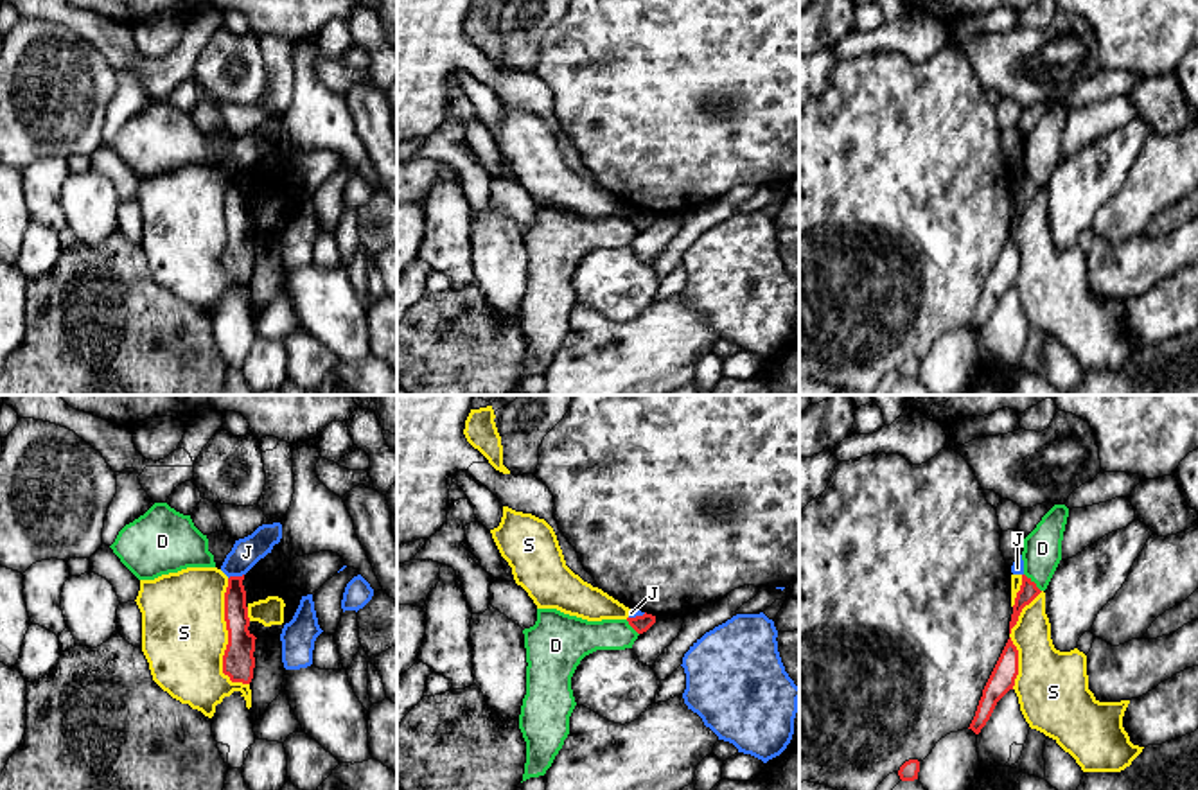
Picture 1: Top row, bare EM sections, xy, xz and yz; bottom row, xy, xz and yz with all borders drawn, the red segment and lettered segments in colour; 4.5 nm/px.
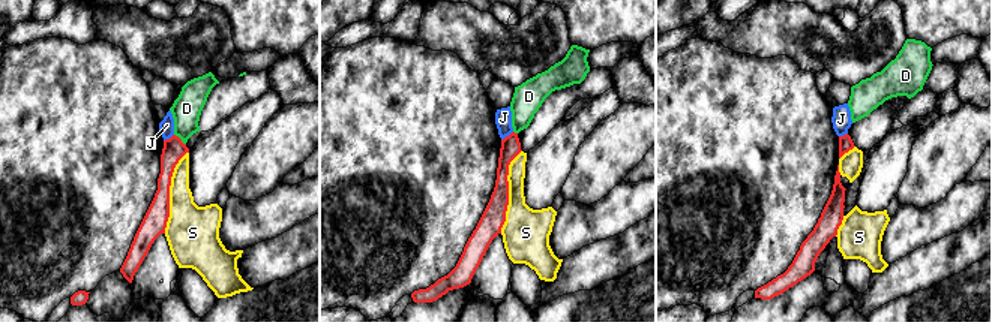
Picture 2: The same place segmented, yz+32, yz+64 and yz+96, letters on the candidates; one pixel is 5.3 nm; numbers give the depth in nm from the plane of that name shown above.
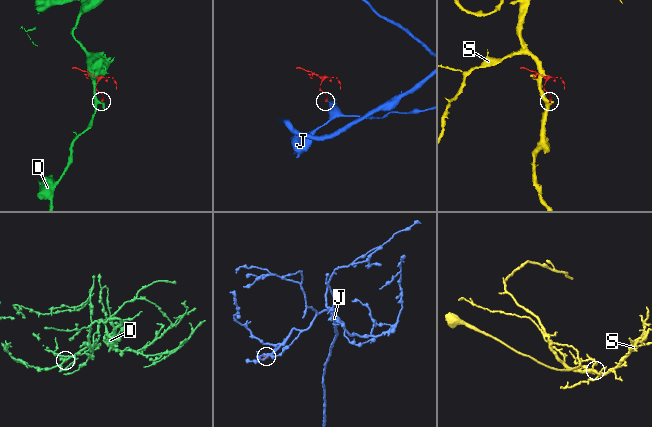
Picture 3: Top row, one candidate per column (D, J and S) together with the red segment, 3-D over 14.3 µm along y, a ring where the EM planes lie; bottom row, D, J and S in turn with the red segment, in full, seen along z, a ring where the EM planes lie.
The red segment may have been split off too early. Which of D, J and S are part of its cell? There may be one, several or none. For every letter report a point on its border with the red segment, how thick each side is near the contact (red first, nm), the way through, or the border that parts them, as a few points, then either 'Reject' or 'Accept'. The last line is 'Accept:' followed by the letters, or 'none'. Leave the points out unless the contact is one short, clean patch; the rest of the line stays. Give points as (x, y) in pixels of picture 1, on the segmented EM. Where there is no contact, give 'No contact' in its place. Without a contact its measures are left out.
D: Touches red at yz (1033, 582). Thickness 80 nm (red) against 180 nm. Boundary: yz (1024, 573), (1040, 591). Reject
J: Touches red at xy (236, 577). Thickness 110 nm (red) against 130 nm. Boundary: xy (243, 573), (229, 579). Reject
S: Touches red at xy (229, 638). Thickness 140 nm (red) against 380 nm. Reject
Accept: none

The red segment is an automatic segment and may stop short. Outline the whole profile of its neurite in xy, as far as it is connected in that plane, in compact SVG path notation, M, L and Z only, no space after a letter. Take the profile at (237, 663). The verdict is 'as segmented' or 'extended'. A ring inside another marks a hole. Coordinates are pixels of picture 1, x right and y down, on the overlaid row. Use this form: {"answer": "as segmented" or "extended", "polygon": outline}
{"answer": "as segmented", "polygon": "M230 576L225 592L225 621L228 630L228 645L223 655L223 673L232 682L250 684L255 668L255 636L248 630L250 618L246 607L246 591L242 576Z"}

